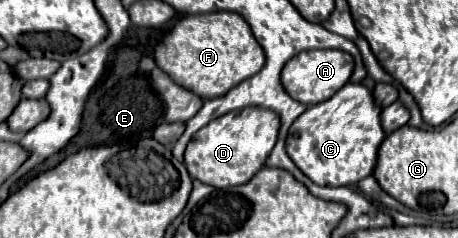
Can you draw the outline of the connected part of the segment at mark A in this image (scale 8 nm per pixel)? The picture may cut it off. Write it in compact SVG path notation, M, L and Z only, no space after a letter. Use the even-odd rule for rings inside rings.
M304 50L300 54L296 54L284 68L280 74L280 82L284 86L284 90L298 102L312 106L318 102L324 102L326 98L330 98L334 92L338 92L350 78L354 68L354 60L350 54L342 52L342 50Z

